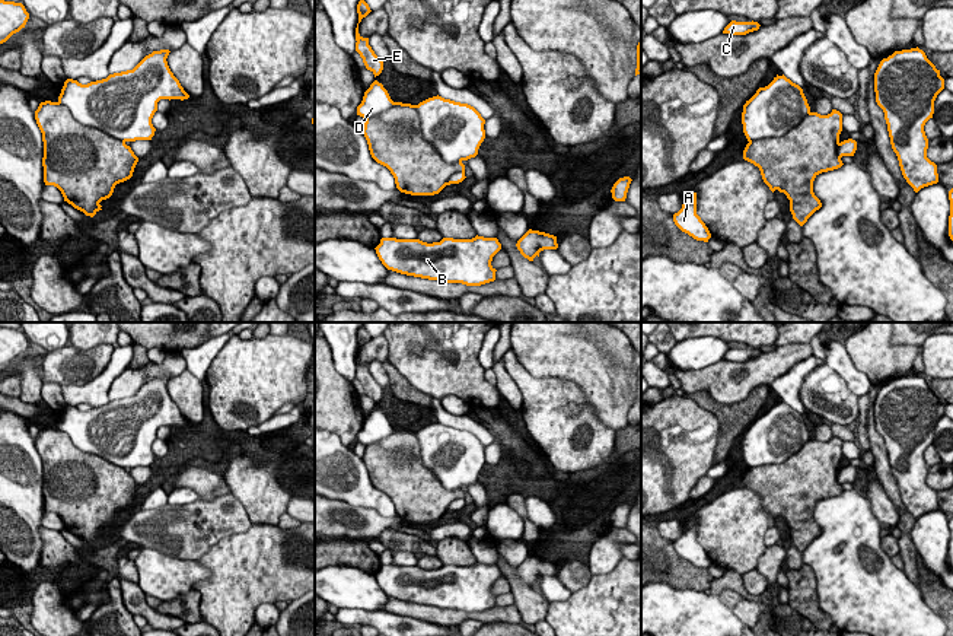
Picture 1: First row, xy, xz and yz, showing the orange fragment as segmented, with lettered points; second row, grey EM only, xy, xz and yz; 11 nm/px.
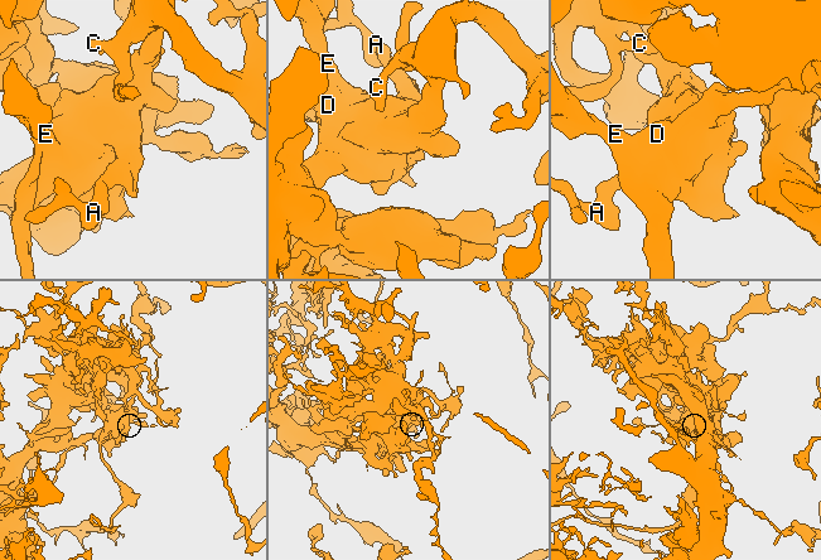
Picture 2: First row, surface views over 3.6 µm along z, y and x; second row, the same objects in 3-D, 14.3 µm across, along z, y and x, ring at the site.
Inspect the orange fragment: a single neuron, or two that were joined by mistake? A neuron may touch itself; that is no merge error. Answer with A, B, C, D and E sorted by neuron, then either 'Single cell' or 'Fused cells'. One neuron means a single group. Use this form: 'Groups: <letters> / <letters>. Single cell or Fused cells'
Groups: A B C D / E. Fused cells

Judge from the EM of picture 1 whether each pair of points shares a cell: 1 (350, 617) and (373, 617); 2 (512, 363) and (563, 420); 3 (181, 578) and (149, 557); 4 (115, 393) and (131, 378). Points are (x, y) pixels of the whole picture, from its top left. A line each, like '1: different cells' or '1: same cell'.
1: same cell
2: same cell
3: same cell
4: same cell

